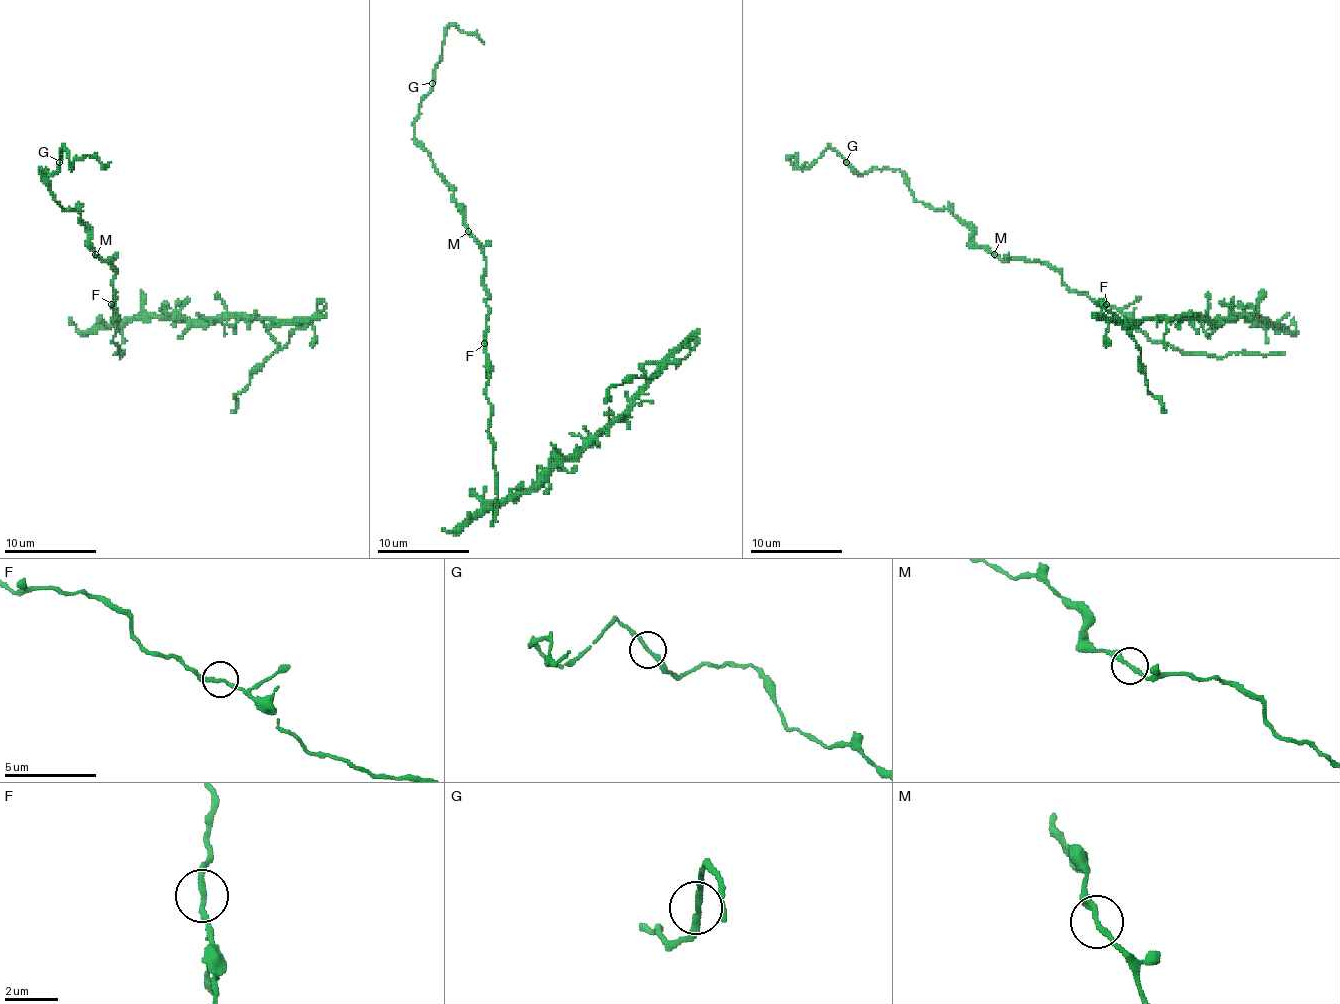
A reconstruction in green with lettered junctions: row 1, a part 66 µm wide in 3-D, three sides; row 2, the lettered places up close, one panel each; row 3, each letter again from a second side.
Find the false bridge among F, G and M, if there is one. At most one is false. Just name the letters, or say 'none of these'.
none of these

